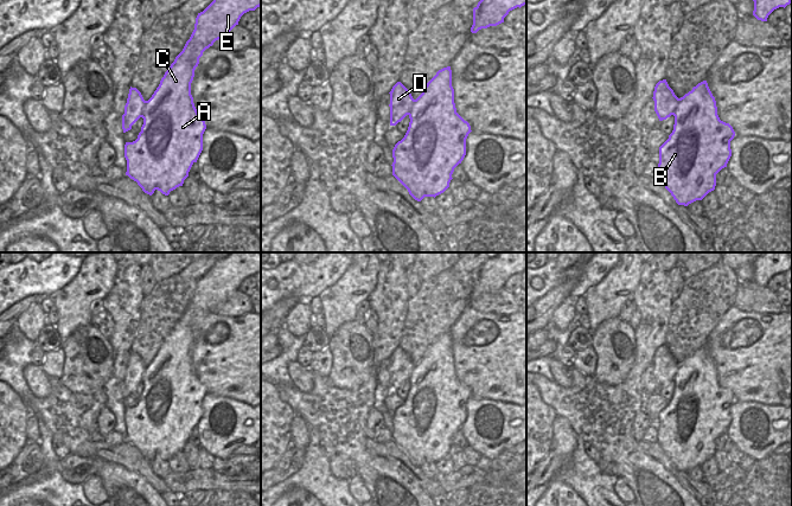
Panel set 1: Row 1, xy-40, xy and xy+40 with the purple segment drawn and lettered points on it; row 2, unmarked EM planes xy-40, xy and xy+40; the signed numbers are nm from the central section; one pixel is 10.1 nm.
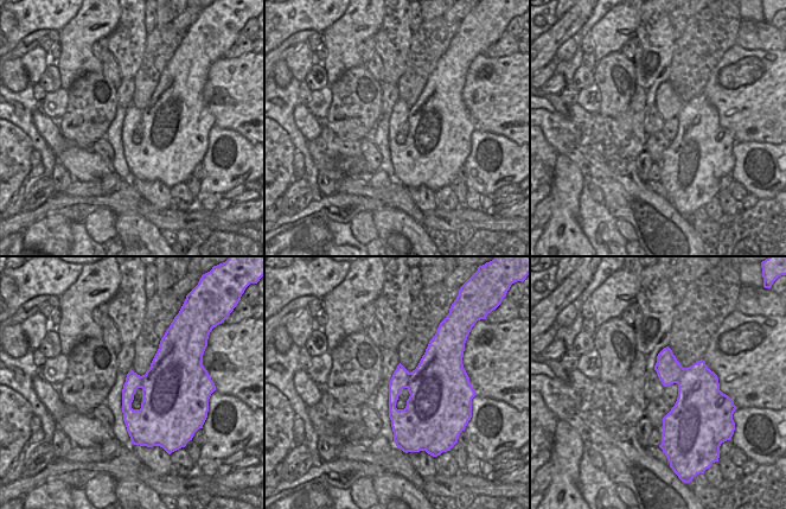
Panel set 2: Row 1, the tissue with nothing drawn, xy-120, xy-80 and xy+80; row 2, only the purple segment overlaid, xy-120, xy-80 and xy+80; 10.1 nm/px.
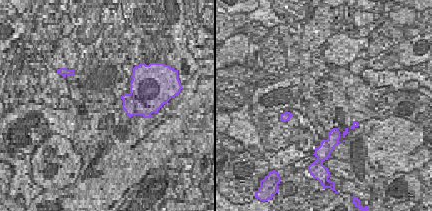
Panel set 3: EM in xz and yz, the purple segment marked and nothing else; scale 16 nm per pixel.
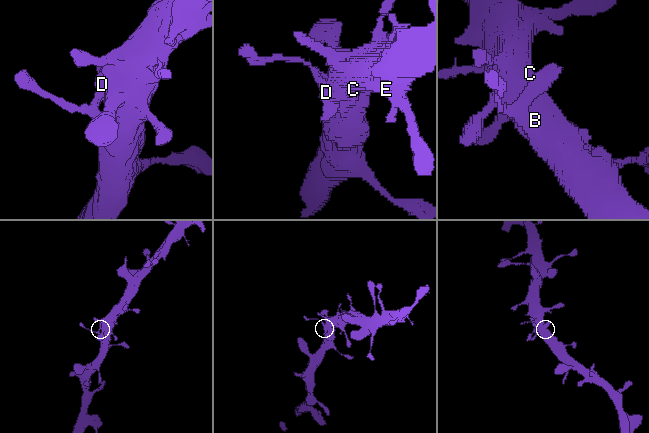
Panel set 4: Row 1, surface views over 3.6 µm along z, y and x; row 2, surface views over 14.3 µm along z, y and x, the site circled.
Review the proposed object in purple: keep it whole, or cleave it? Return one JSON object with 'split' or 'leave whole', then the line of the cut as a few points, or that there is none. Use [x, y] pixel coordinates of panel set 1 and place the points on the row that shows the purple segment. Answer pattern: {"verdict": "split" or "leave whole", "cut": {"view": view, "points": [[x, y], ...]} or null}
{"verdict": "leave whole", "cut": null}

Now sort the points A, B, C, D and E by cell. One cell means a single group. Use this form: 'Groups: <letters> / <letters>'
Groups: A B C D E.

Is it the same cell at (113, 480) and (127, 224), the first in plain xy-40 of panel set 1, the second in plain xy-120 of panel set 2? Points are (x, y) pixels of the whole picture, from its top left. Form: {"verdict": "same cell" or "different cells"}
{"verdict": "same cell"}

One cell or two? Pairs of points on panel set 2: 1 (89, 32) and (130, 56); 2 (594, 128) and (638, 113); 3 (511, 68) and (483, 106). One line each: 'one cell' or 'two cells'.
1: two cells
2: one cell
3: one cell

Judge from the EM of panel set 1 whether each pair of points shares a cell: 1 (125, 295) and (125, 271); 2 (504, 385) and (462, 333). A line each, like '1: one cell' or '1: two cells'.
1: one cell
2: one cell

